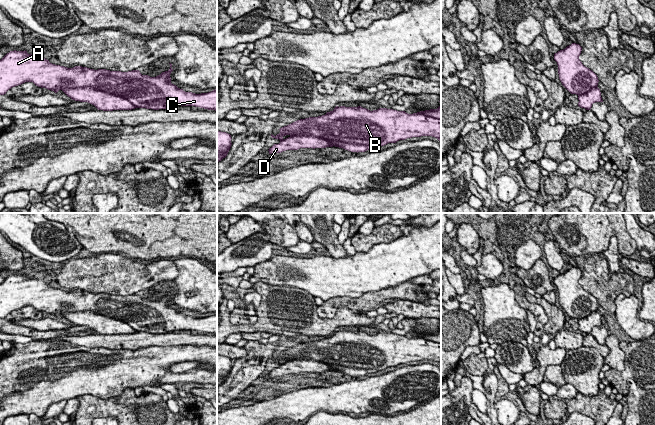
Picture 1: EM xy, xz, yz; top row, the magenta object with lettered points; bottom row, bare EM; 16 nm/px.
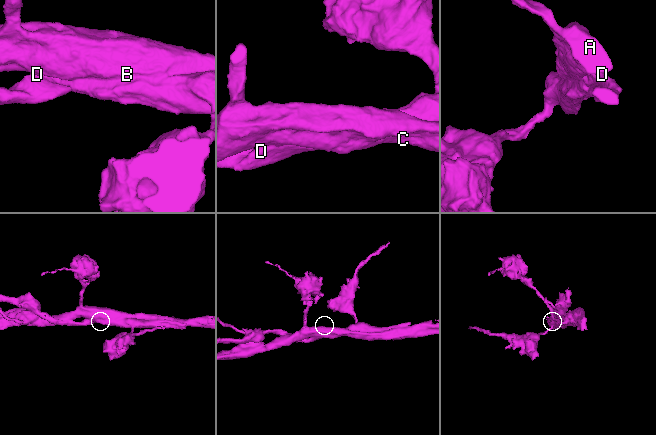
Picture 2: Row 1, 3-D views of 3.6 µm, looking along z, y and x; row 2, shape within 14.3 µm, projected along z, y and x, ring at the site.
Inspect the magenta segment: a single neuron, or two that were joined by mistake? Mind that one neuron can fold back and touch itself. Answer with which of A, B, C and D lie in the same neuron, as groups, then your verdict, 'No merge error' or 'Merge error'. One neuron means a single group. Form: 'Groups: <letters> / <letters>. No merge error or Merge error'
Groups: A B C / D. Merge error

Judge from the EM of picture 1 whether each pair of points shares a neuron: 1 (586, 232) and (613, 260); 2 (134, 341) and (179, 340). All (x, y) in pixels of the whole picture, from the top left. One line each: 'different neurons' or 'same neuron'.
1: different neurons
2: same neuron

